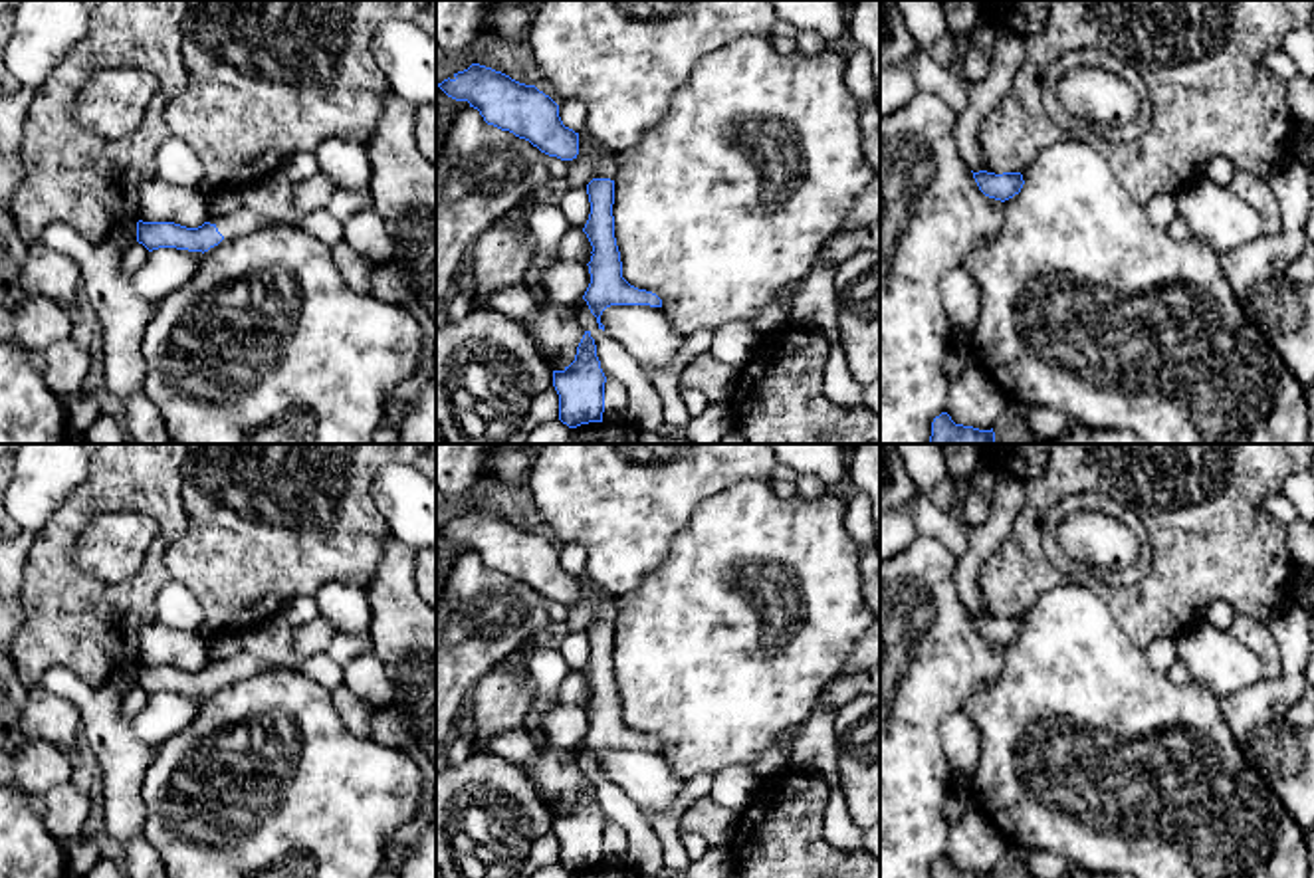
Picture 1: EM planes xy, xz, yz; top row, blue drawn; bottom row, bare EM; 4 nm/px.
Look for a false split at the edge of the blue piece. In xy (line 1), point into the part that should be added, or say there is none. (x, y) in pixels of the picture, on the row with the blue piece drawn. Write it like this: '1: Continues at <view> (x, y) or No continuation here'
1: Continues at xy (242, 220)

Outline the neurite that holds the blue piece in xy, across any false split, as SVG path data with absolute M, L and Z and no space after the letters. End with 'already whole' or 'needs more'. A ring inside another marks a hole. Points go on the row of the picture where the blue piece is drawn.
M242 206L216 224L204 222L198 228L186 228L174 222L137 222L137 242L149 252L159 248L176 248L188 252L208 252L222 240L232 240L248 232L272 226L254 210Z; needs more

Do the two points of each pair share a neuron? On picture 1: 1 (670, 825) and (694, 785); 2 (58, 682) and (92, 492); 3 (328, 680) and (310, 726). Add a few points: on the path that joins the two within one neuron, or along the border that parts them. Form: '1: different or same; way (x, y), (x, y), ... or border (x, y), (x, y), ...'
1: same; way (672, 815), (688, 795)
2: different; border (38, 682), (48, 670), (66, 666), (96, 690)
3: different; border (280, 670), (298, 670), (329, 692)

